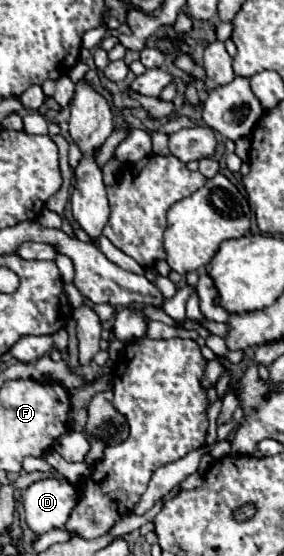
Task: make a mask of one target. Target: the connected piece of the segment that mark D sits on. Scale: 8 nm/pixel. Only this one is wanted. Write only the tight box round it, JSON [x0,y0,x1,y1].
[24,478,78,534]

